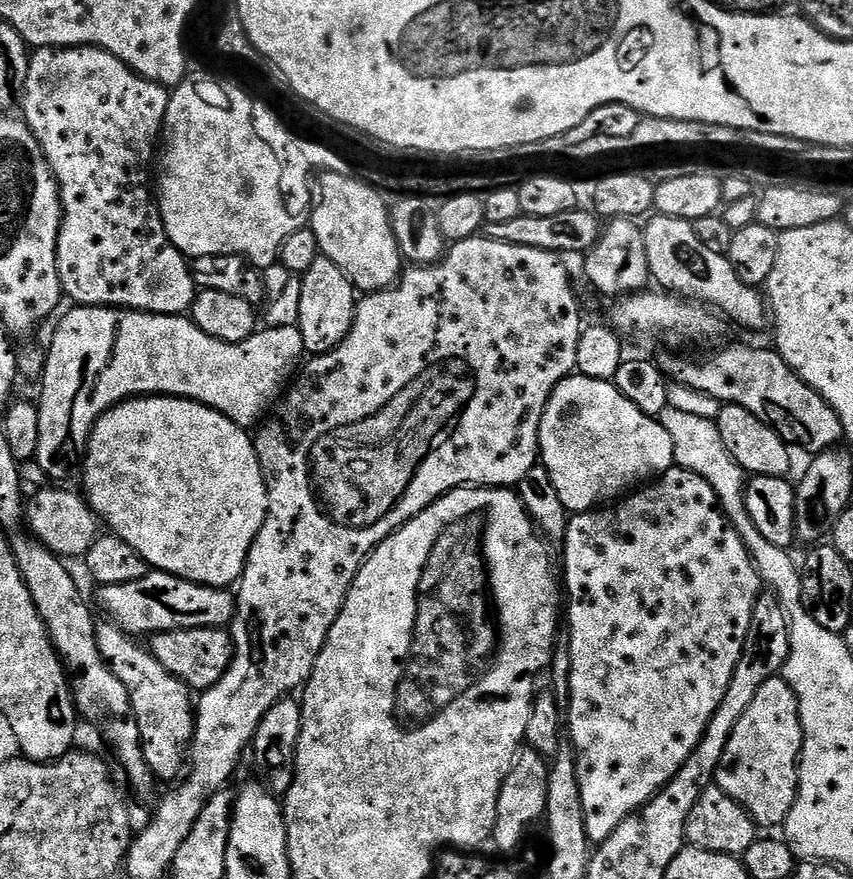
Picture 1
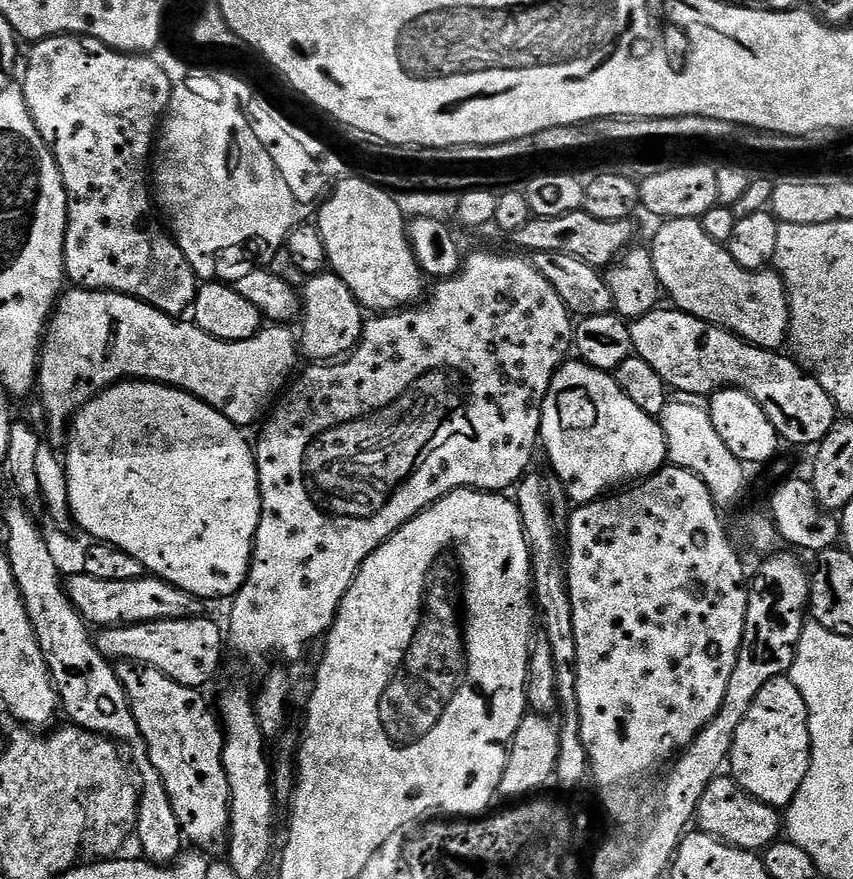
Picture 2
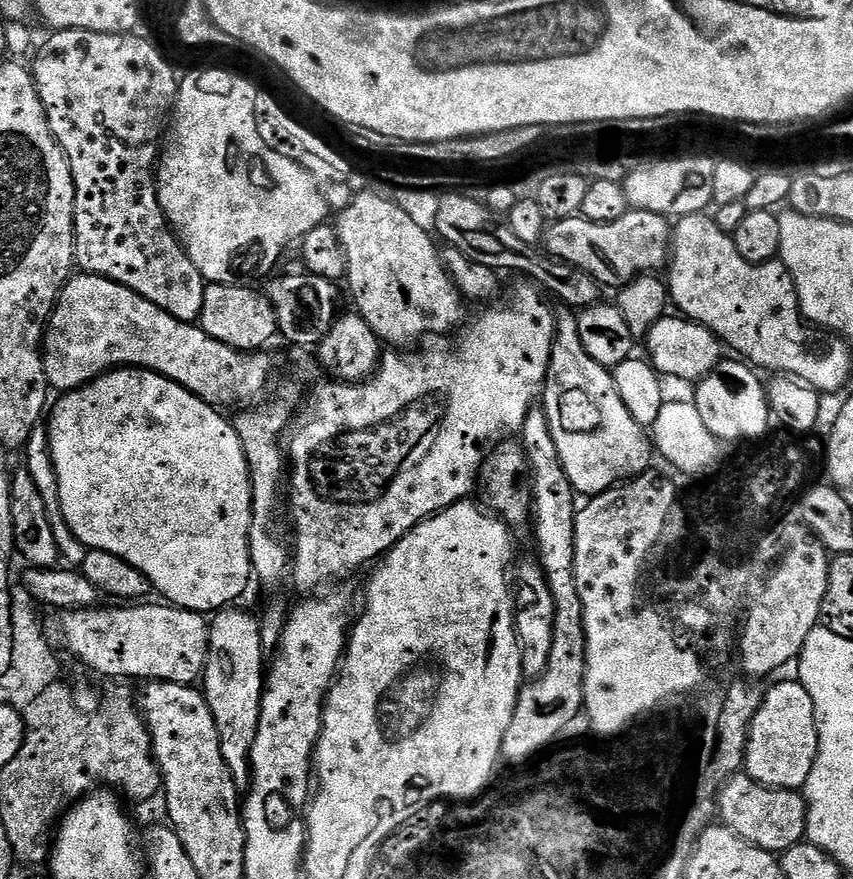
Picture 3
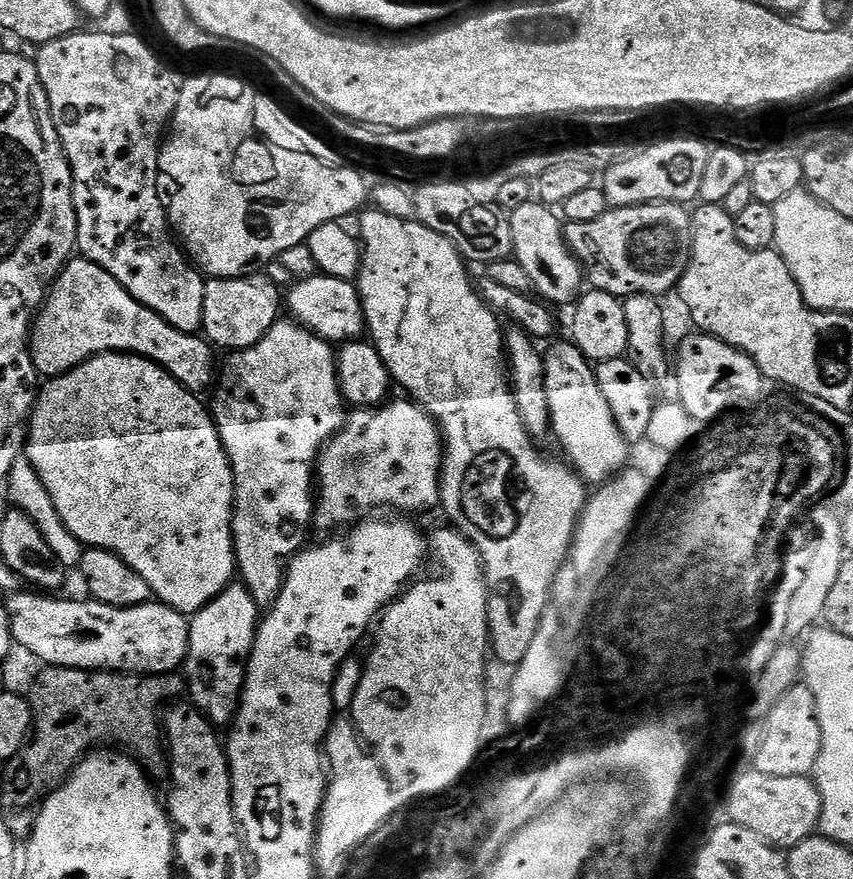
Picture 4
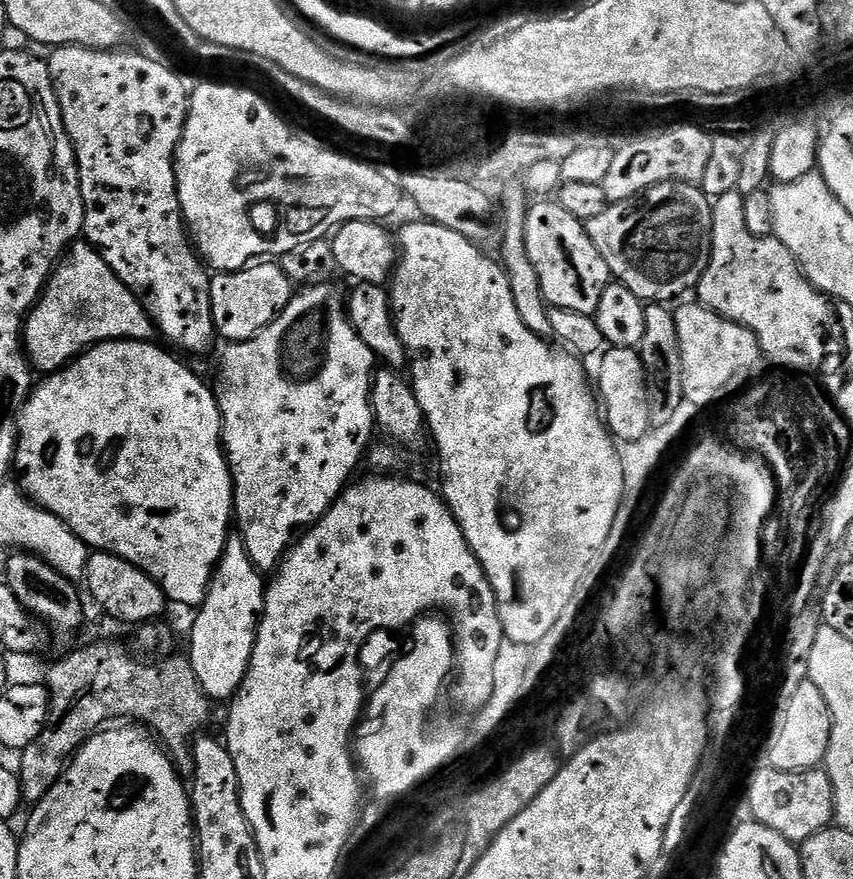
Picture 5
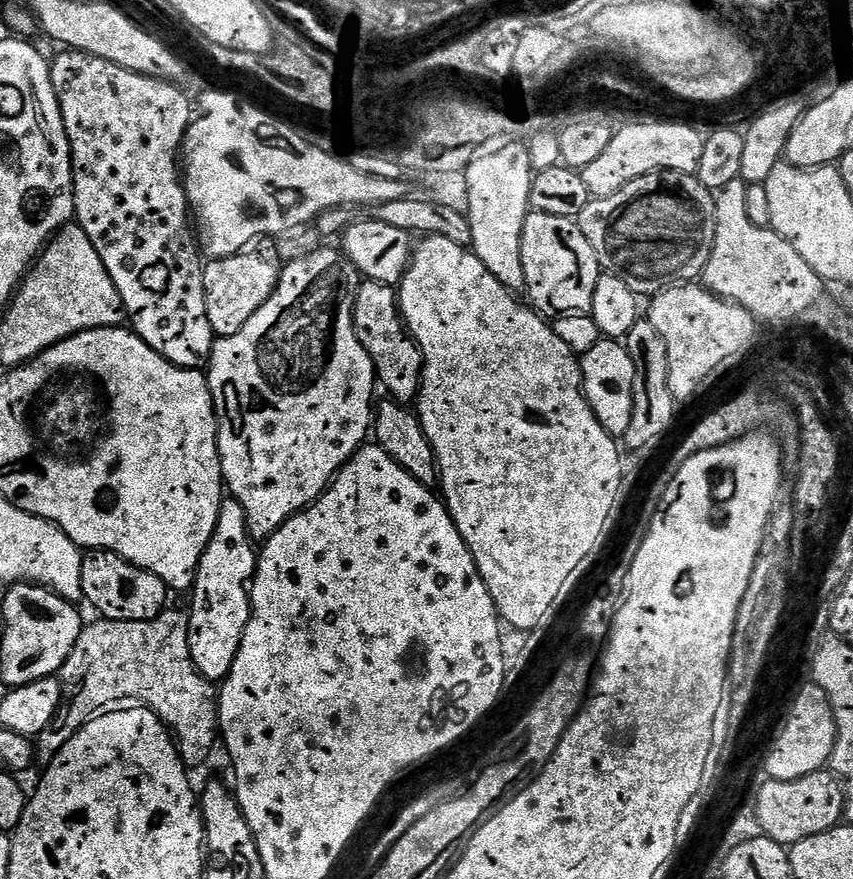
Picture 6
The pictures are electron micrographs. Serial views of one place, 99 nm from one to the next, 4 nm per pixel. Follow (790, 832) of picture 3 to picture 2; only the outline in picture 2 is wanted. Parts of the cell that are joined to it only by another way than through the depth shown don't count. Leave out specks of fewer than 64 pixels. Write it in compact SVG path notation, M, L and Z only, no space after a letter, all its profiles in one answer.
M728 774L714 777L710 786L706 786L706 794L702 794L702 802L698 802L696 807L694 824L699 831L723 840L733 848L741 848L743 852L759 853L777 843L782 836L781 813L746 794L746 790L738 787Z

